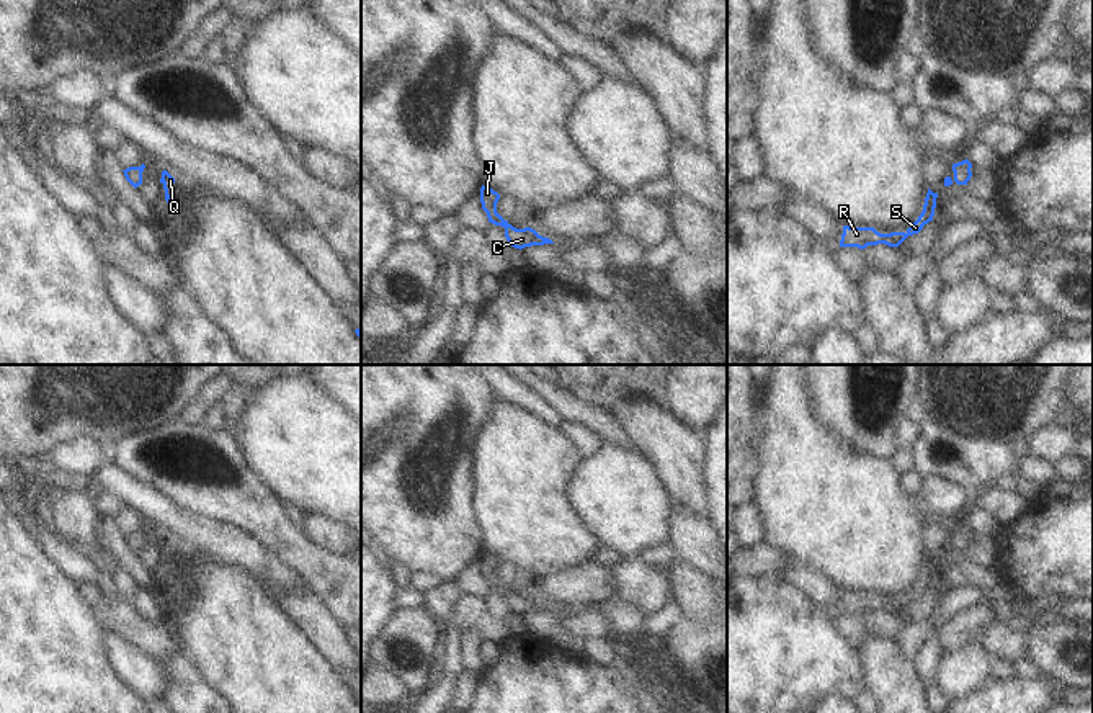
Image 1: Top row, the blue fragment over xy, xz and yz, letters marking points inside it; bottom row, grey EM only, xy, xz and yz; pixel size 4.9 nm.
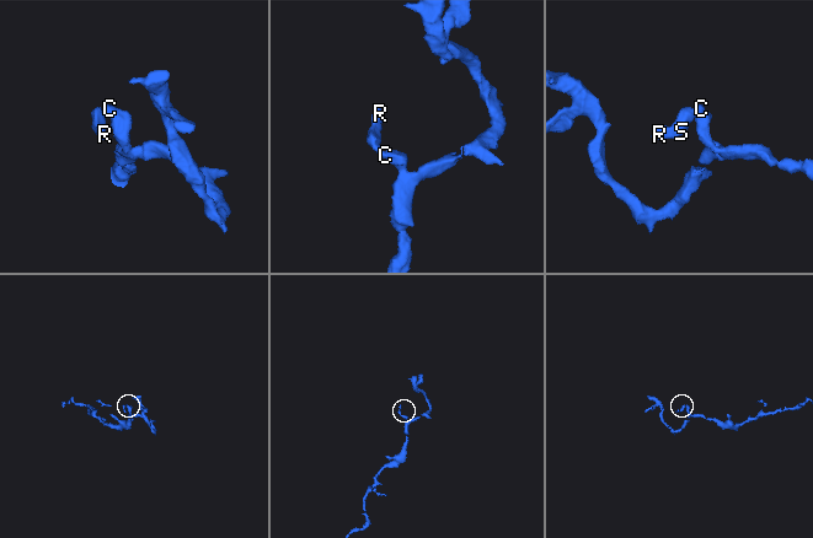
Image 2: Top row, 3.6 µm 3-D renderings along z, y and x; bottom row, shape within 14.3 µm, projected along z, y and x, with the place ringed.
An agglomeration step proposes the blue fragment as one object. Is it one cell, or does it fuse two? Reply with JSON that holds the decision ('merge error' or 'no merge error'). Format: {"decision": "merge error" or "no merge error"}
{"decision": "no merge error"}

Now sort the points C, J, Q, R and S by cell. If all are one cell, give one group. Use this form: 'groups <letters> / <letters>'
groups C J Q R S

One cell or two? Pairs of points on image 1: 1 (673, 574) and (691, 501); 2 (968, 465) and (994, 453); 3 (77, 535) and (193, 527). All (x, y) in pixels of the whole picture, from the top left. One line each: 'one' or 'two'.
1: two
2: one
3: two

